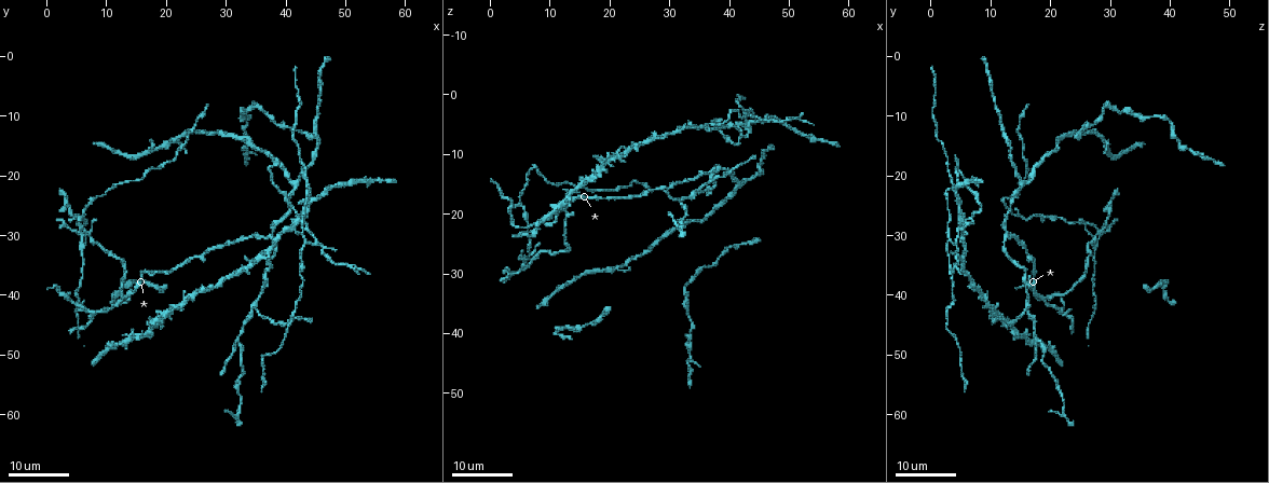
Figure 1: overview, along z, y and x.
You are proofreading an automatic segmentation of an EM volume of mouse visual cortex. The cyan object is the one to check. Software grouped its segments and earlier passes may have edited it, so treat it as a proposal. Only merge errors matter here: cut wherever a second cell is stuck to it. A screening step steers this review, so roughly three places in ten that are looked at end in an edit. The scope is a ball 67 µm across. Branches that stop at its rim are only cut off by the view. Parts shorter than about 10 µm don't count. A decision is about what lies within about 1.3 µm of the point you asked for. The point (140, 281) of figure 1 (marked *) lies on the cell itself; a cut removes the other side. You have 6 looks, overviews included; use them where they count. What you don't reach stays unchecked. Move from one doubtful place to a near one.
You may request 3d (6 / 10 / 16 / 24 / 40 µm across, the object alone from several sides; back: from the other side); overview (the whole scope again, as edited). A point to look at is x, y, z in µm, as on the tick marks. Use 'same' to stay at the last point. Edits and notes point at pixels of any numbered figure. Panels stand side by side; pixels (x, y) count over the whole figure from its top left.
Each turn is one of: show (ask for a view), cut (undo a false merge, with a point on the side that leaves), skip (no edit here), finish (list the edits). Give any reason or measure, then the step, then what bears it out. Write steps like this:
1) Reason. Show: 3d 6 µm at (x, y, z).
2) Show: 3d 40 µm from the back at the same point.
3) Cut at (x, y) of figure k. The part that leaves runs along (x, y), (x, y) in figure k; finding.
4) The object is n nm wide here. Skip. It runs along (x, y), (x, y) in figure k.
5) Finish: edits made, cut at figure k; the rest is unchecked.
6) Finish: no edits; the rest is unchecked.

Show: 3d 24 µm at (12.5, 41.0, 19.0).

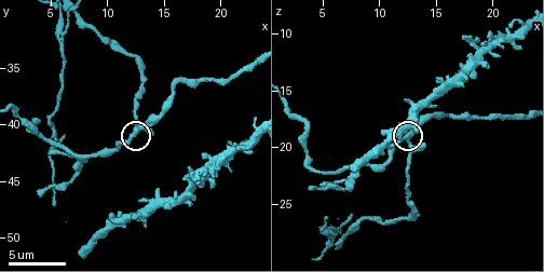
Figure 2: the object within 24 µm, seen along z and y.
Show: 3d 6 µm at (12.6, 40.6, 19.4).

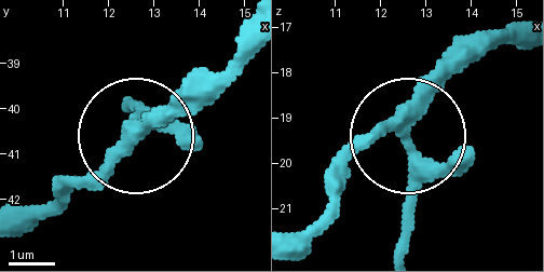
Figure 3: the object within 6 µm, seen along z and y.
Other side. Show: 3d 6 µm from the back at (12.50, 40.50, 19.30).

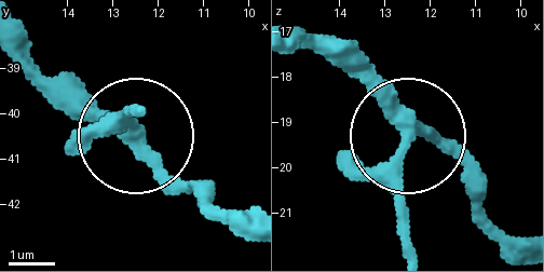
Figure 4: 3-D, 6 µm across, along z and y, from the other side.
3 arms meet here. Skip. It runs along (296, 38), (342, 62), (477, 185) in figure 4; one cell here.

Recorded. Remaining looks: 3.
Calibre changes. Show: 3d 16 µm at (32.0, 47.0, 17.5).

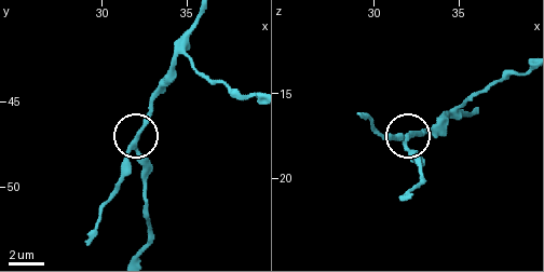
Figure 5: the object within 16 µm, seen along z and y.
Show: 3d 6 µm at (32.1, 47.0, 17.6).

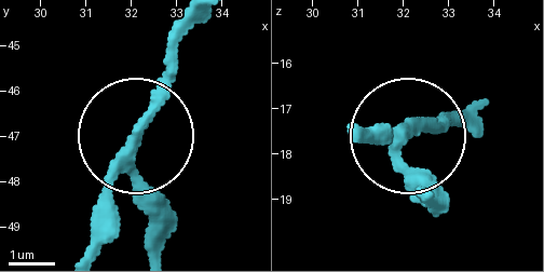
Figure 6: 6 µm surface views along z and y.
3 arms meet here. Skip. All the same cell.

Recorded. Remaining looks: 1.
Finish: no edits; the rest is unchecked.

